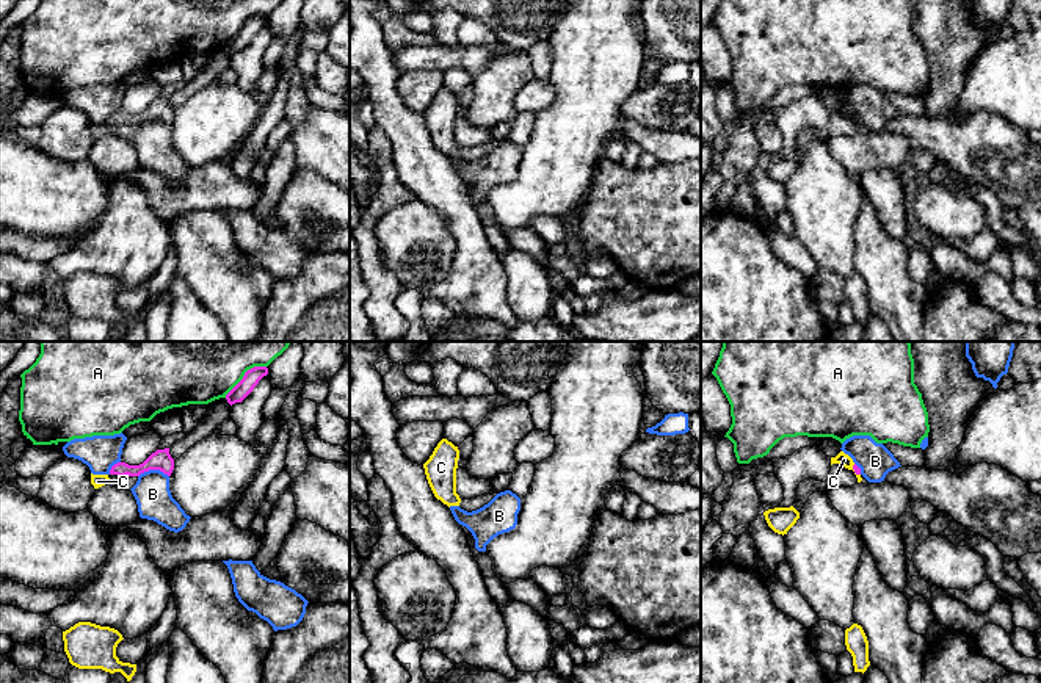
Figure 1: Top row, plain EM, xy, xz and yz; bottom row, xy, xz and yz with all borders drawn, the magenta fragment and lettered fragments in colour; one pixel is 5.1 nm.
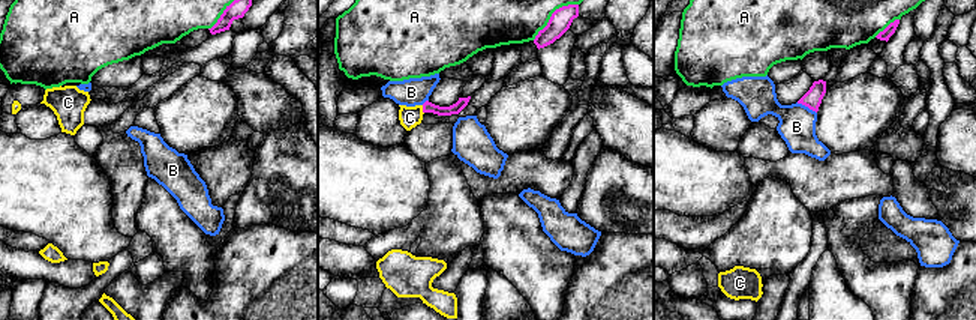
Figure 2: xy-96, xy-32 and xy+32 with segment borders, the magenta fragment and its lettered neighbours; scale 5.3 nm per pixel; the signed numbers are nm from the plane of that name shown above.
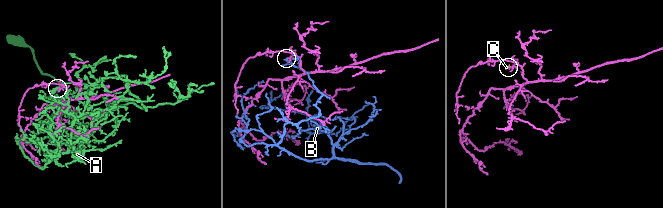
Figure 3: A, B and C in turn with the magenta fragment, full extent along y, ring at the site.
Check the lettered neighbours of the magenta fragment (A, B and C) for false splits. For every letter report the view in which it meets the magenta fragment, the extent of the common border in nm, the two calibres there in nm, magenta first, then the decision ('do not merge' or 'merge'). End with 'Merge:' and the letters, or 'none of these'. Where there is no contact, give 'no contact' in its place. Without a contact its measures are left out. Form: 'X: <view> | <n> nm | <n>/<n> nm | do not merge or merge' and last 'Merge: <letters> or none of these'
A: xy | 280 nm | 90/480 nm | do not merge
B: xy | 160 nm | 100/180 nm | do not merge
C: yz | 70 nm | 40/70 nm | do not merge
Merge: none of these

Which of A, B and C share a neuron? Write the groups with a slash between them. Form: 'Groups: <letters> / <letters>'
Groups: A / B / C

